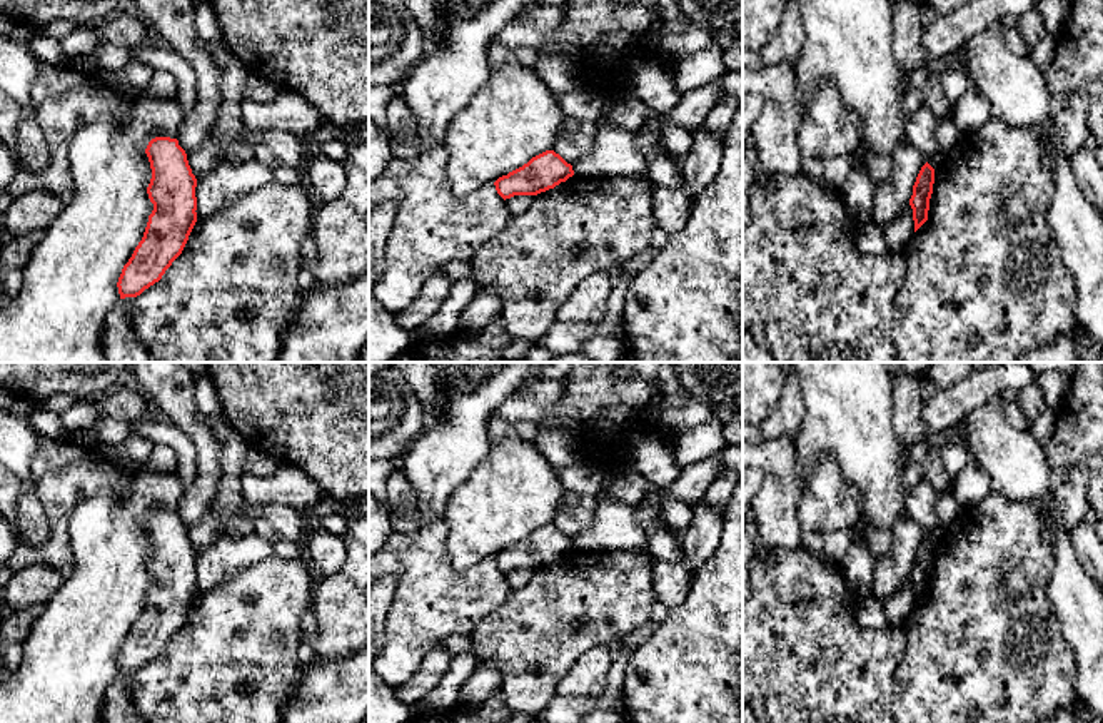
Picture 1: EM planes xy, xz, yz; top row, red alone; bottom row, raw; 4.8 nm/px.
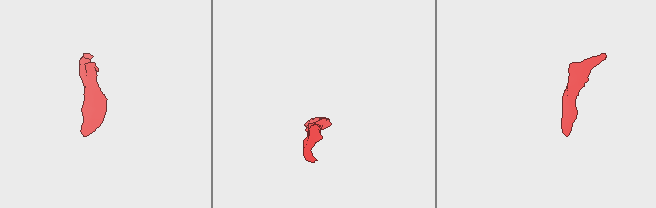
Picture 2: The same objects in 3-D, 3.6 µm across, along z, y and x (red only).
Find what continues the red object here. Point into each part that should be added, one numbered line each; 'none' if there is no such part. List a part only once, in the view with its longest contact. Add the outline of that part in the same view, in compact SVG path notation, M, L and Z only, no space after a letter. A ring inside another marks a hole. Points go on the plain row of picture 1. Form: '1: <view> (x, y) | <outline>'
none

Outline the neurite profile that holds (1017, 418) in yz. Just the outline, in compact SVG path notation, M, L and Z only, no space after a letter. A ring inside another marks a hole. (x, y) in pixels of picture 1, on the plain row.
M1016 402L1006 404L1003 412L1006 414L1006 419L1013 427L1030 432L1031 422L1026 419L1025 412Z

